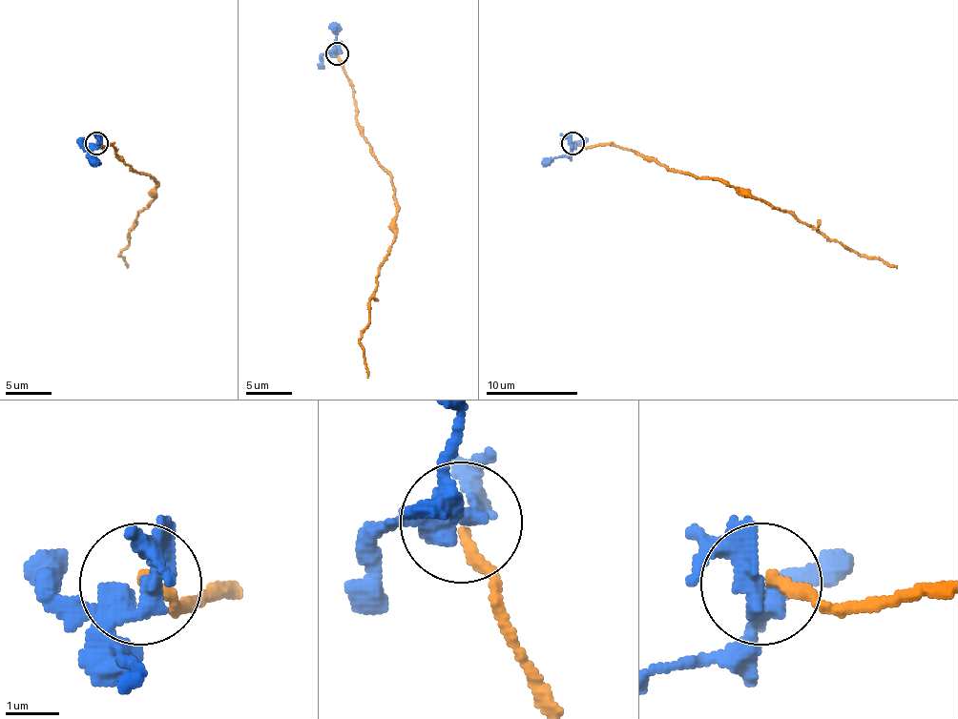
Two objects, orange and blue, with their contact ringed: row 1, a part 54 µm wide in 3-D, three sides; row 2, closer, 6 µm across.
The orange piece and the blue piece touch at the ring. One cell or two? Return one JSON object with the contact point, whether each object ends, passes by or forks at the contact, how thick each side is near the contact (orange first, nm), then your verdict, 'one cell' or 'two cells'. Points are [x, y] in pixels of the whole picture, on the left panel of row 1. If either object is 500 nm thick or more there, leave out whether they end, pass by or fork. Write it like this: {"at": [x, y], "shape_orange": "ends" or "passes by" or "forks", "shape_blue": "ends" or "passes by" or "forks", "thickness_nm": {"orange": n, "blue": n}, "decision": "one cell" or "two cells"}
{"at": [96, 143], "shape_orange": "ends", "shape_blue": "forks", "thickness_nm": {"orange": 240, "blue": 320}, "decision": "two cells"}

